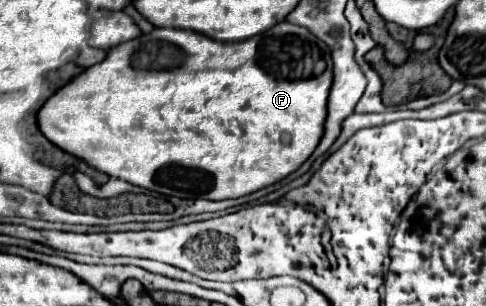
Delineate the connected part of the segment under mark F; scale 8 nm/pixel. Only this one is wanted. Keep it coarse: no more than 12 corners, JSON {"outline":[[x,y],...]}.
{"outline":[[288,21],[156,27],[38,111],[168,197],[238,199],[322,139],[334,63]]}

